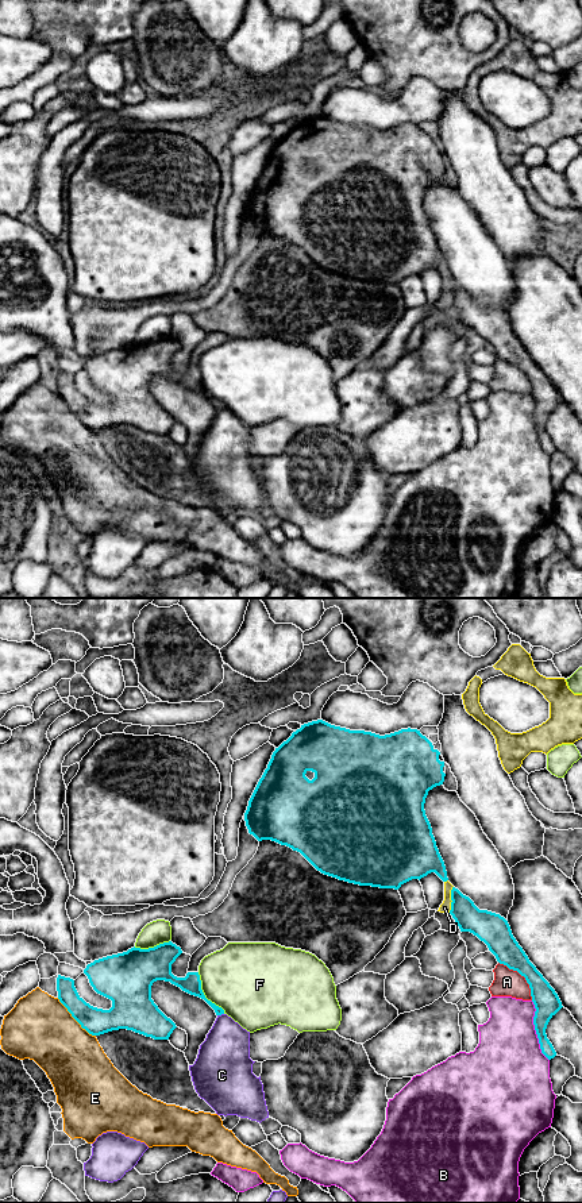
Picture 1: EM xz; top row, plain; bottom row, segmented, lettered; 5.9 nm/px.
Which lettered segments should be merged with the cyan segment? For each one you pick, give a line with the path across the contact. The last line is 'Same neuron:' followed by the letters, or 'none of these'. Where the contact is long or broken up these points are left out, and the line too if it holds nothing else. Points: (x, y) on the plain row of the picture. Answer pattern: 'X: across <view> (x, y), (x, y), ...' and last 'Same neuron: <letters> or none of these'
Same neuron: D

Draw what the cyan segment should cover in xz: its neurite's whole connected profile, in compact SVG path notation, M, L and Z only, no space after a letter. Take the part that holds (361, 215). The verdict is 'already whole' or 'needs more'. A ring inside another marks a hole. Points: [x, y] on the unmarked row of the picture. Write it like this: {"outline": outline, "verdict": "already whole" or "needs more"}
{"outline": "M323 115L301 120L271 150L244 208L248 228L300 247L324 270L359 281L398 285L412 274L435 267L447 277L444 257L436 242L424 198L428 186L443 180L440 147L417 124L379 131L350 126Z", "verdict": "already whole"}

